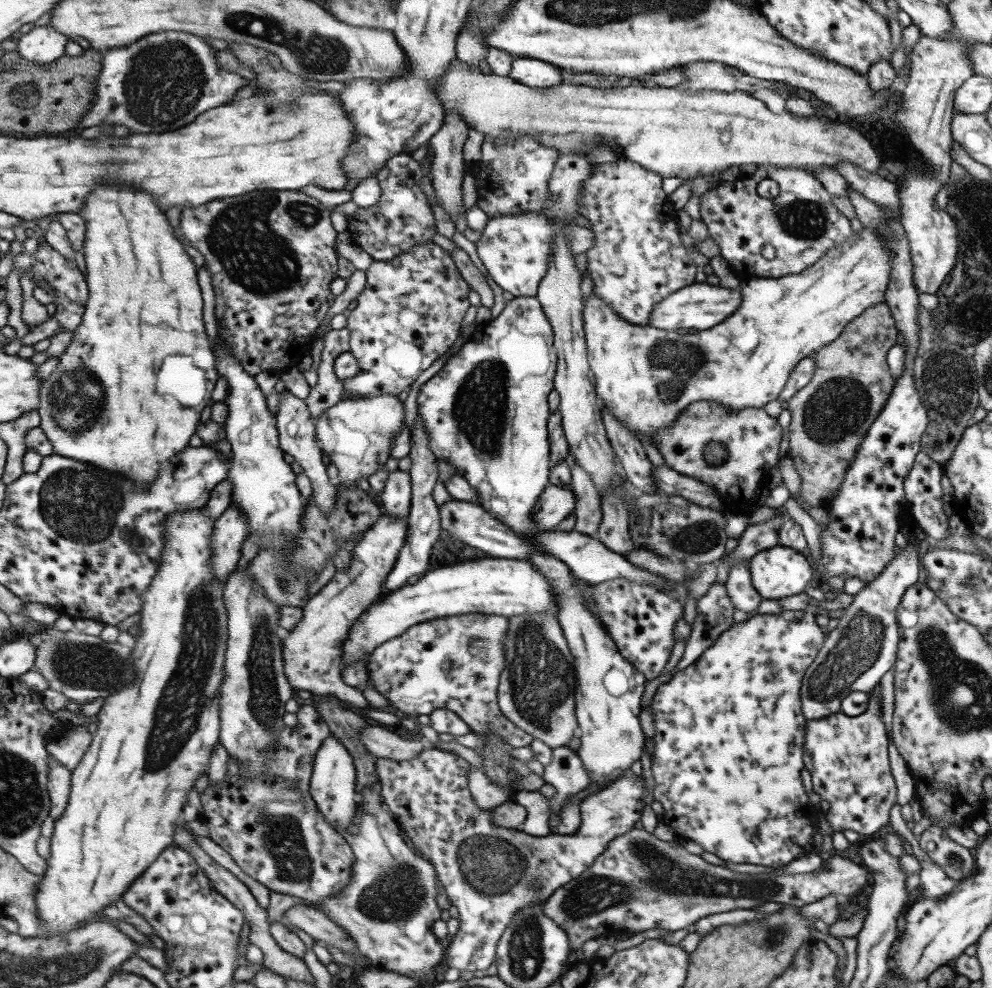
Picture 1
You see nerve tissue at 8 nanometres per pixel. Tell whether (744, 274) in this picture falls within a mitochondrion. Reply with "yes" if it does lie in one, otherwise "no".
no

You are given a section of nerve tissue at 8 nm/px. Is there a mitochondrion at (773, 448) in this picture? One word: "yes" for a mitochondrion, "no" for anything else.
no

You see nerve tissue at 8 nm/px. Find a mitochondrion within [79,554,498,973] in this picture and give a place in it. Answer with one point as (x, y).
(177, 716)

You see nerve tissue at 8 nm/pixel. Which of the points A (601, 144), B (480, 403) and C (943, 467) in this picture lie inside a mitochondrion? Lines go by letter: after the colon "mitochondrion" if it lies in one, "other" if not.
A: mitochondrion
B: mitochondrion
C: other

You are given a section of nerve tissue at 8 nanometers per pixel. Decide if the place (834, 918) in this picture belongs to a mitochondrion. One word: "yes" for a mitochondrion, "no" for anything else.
no

